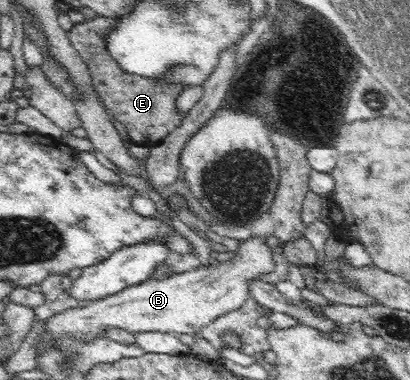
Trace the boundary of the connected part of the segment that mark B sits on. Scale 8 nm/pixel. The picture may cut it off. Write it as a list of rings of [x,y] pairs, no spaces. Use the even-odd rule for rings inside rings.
[[[260,236],[255,237],[254,239],[245,239],[240,240],[242,241],[242,247],[239,251],[233,252],[229,251],[227,255],[231,256],[231,260],[226,262],[220,262],[218,264],[210,264],[208,267],[205,267],[201,265],[198,269],[194,269],[192,271],[185,271],[182,273],[179,272],[173,272],[171,276],[165,276],[165,278],[159,278],[157,280],[156,278],[152,277],[149,278],[149,280],[145,280],[145,282],[141,282],[141,284],[135,284],[135,286],[127,286],[123,292],[115,292],[115,294],[111,294],[111,296],[105,296],[105,298],[99,298],[99,300],[87,300],[87,302],[83,303],[79,307],[75,307],[72,309],[67,309],[66,311],[62,313],[57,313],[56,315],[53,315],[52,317],[48,318],[44,324],[44,327],[46,328],[46,332],[43,332],[43,334],[39,337],[39,342],[36,344],[36,350],[37,351],[57,351],[57,343],[59,343],[59,348],[61,348],[61,341],[63,338],[61,336],[68,336],[71,340],[77,340],[77,342],[87,342],[87,340],[93,340],[93,338],[103,338],[103,334],[109,330],[109,328],[121,328],[121,330],[127,330],[127,332],[130,332],[131,334],[135,334],[135,332],[169,332],[169,334],[190,334],[193,335],[194,338],[197,338],[195,334],[199,332],[200,328],[203,328],[205,324],[211,324],[213,322],[213,319],[219,318],[219,316],[225,316],[227,312],[233,312],[233,310],[239,310],[243,304],[246,302],[252,301],[249,287],[248,287],[248,281],[251,279],[257,279],[259,274],[265,274],[268,272],[271,272],[274,270],[273,265],[273,256],[271,255],[271,248],[263,241],[263,238]]]

